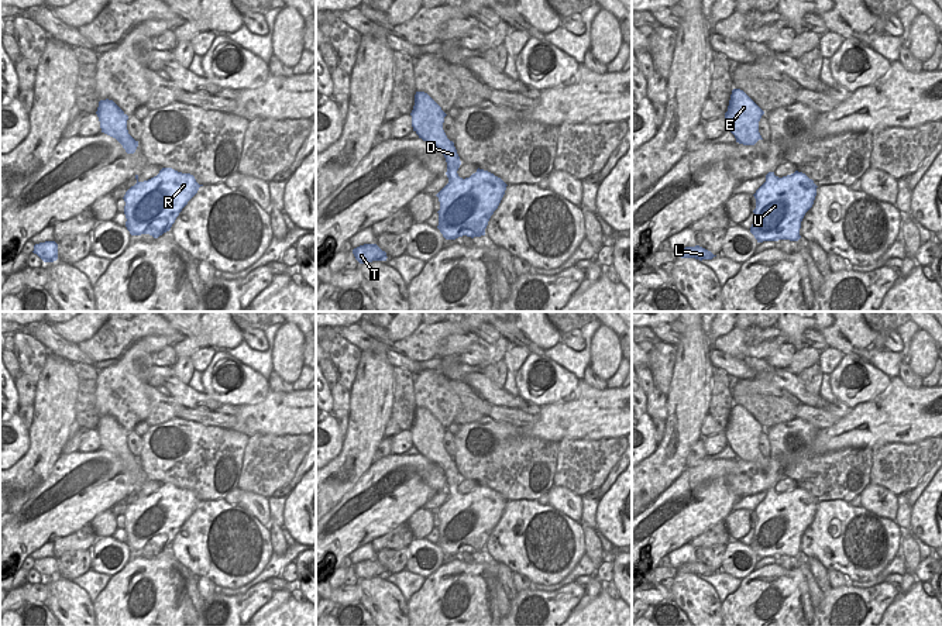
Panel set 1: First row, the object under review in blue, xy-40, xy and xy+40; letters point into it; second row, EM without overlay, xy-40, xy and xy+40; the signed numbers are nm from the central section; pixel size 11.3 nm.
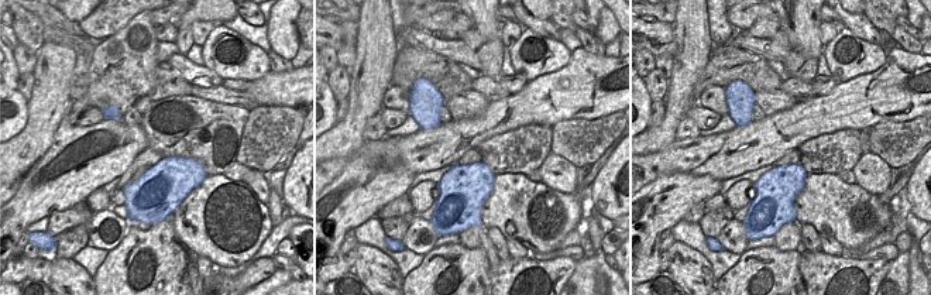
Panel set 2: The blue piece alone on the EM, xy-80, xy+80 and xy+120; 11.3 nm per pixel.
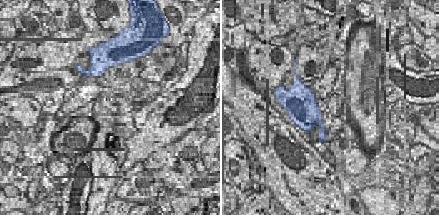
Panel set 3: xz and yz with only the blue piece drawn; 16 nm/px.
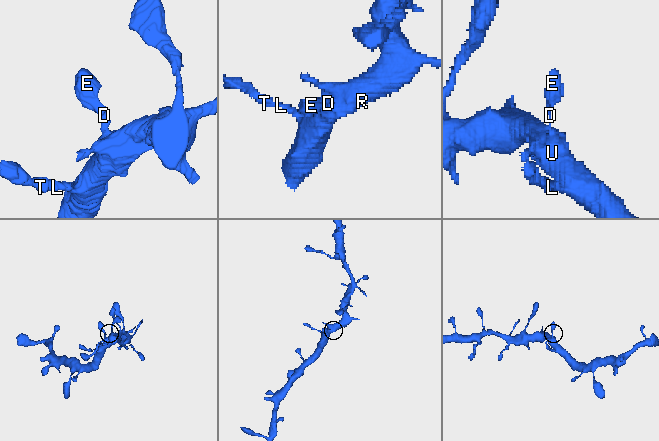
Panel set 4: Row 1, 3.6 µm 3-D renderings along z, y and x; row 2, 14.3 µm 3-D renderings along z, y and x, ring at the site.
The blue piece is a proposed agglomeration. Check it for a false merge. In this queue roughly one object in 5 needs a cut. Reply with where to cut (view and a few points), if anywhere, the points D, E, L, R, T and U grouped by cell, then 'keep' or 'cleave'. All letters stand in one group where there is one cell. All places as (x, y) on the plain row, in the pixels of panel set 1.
cut none; groups D E L R T U; keep

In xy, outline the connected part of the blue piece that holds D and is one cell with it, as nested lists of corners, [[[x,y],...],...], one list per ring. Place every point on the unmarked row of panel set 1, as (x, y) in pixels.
[[[416,407],[410,429],[413,447],[430,462],[443,468],[447,478],[448,499],[436,510],[440,517],[437,544],[446,556],[481,553],[498,524],[506,499],[494,489],[477,485],[470,493],[460,493],[460,472],[443,446],[441,423],[424,407]]]

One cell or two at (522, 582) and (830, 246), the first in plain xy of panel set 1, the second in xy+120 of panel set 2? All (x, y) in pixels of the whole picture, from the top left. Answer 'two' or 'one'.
one

